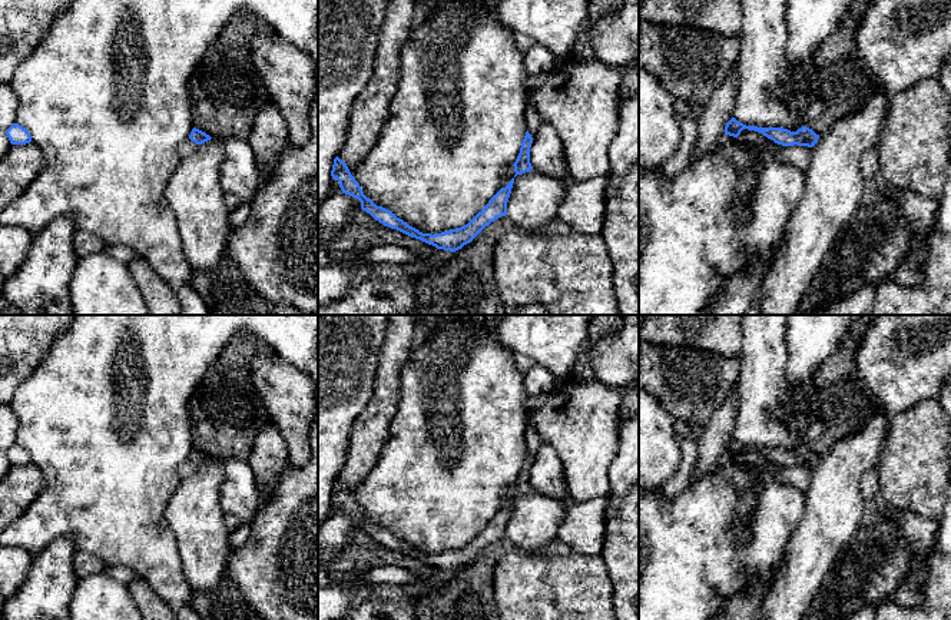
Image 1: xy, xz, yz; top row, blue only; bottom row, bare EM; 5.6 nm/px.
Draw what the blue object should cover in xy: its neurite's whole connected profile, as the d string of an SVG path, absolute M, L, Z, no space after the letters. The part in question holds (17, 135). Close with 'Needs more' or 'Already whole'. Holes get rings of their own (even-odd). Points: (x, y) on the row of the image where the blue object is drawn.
M13 123L7 130L6 135L11 145L26 145L32 142L32 136L26 127L20 126L19 123Z. Already whole

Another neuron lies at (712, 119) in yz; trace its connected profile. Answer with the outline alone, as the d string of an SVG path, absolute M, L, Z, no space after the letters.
M735 66L728 77L713 90L705 107L696 112L697 139L689 155L689 165L703 158L725 136L725 126L733 117L733 102L739 84Z

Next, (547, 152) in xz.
M540 123L530 147L530 163L534 170L560 179L564 183L570 179L563 142L551 125Z

